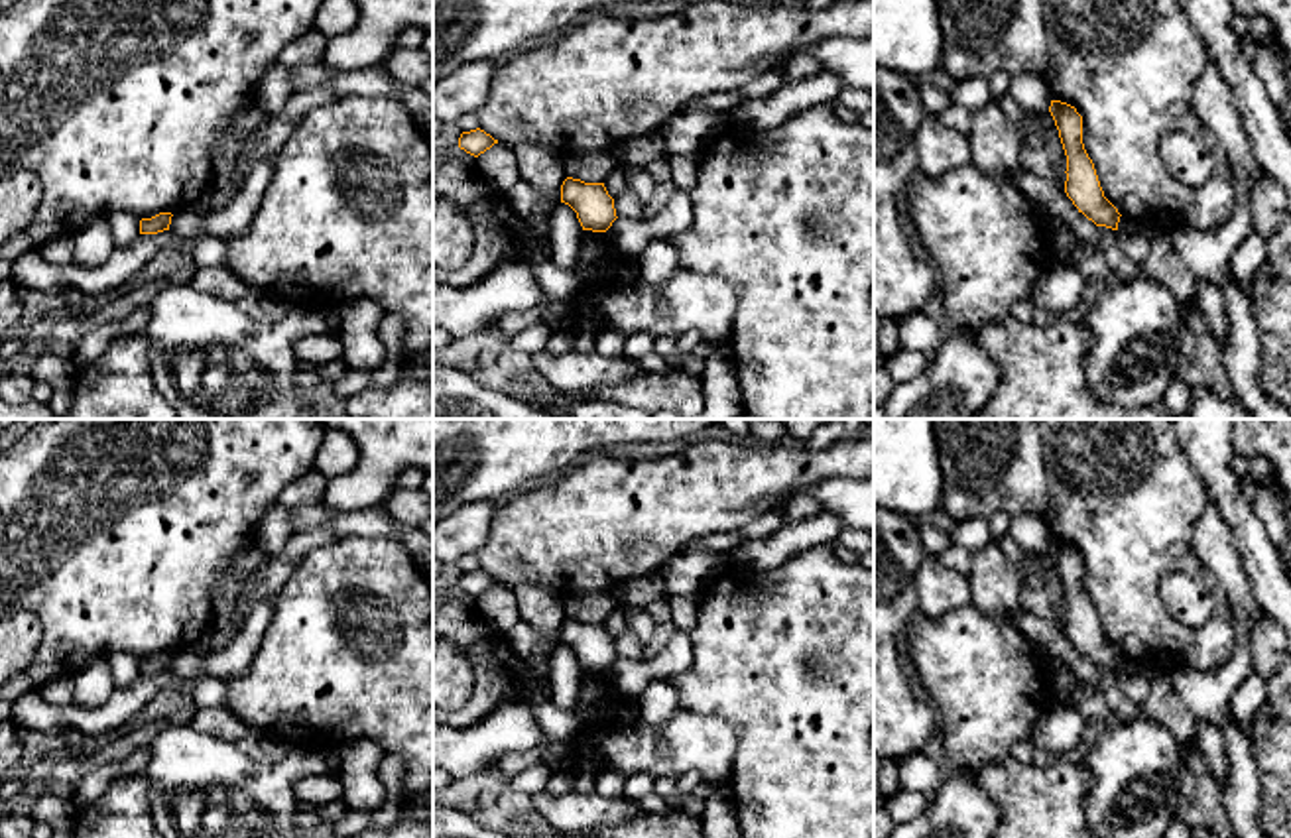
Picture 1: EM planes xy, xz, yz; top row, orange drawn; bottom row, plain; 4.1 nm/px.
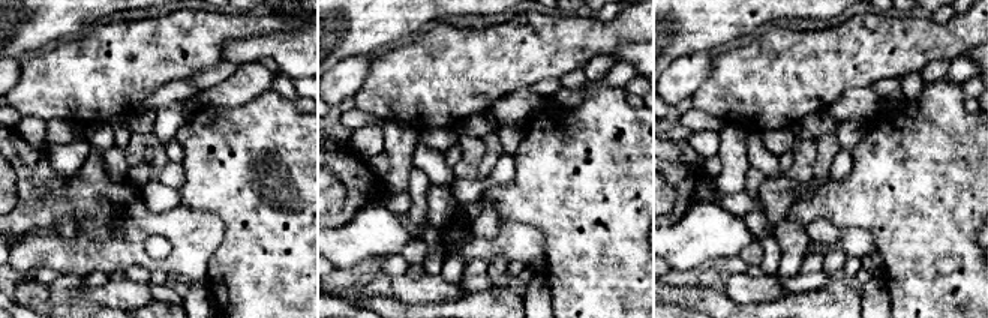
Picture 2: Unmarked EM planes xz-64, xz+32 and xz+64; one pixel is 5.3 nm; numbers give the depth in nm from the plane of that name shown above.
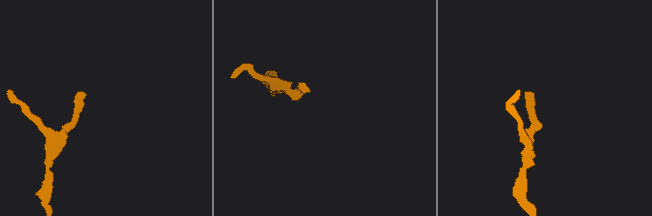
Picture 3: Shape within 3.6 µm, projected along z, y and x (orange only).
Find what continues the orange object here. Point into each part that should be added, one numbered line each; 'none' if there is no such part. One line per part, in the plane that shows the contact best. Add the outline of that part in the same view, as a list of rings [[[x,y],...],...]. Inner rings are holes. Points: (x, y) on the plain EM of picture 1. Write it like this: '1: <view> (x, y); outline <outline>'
none

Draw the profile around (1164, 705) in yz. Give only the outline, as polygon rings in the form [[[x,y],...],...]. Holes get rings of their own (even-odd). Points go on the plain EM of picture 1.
[[[1157,673],[1153,677],[1139,714],[1163,724],[1185,748],[1195,744],[1199,720],[1175,692],[1171,675]]]

